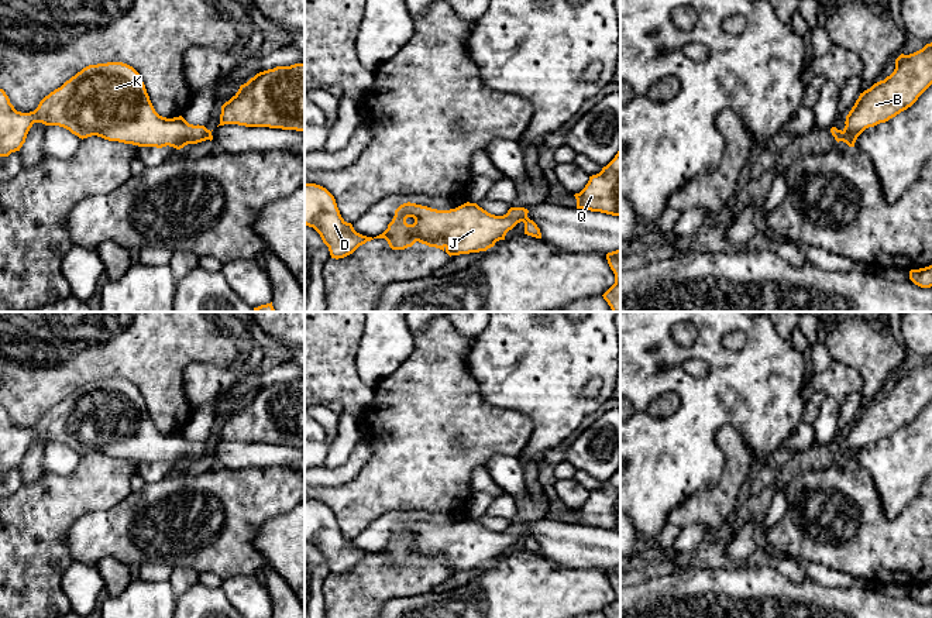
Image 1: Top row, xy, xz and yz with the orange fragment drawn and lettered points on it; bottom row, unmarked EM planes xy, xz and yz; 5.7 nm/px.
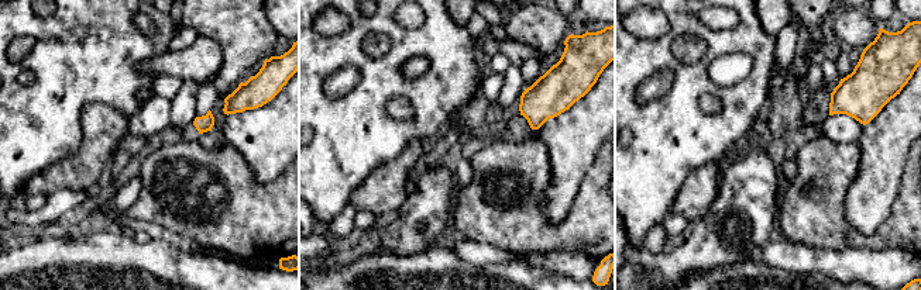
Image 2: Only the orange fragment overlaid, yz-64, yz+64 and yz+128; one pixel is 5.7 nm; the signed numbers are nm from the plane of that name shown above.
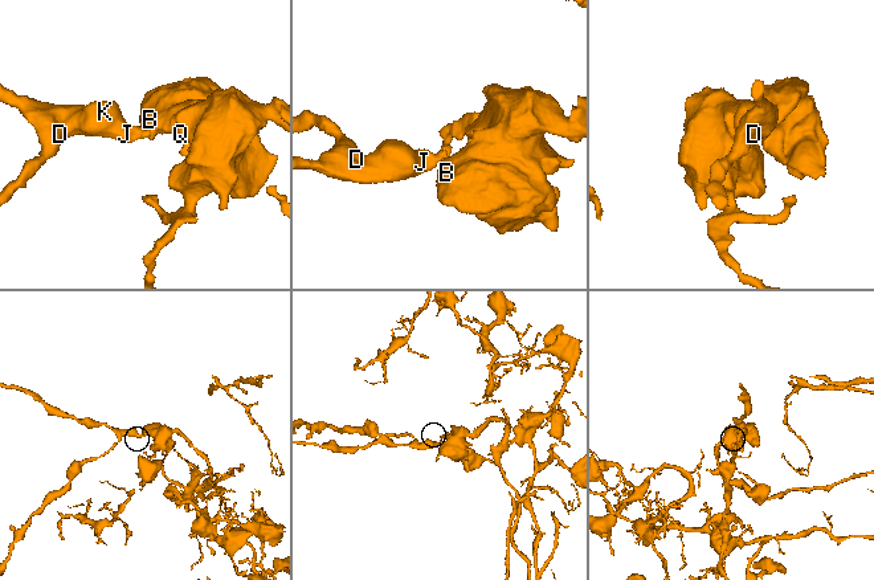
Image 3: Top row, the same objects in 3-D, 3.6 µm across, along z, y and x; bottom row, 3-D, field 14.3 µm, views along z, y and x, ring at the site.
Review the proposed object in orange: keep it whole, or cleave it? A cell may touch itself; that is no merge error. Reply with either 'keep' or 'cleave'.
cleave

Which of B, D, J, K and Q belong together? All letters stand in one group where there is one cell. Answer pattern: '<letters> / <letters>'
B Q / D J K

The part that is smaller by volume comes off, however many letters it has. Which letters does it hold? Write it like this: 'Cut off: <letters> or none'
Cut off: D, J, K

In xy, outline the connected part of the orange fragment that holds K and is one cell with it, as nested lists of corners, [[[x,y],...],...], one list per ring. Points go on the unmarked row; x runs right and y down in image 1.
[[[123,378],[83,384],[61,404],[45,412],[38,423],[30,429],[17,428],[6,408],[0,405],[0,473],[20,467],[34,439],[63,443],[82,456],[97,452],[109,457],[138,463],[162,464],[169,461],[180,466],[188,460],[197,460],[211,453],[211,447],[204,442],[189,440],[182,432],[173,435],[159,432],[140,389]]]

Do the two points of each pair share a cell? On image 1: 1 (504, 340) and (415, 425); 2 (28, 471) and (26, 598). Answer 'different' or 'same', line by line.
1: different
2: different

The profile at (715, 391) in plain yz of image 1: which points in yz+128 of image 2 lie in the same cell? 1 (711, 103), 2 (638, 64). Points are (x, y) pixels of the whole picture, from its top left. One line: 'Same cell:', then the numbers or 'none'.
Same cell: 2

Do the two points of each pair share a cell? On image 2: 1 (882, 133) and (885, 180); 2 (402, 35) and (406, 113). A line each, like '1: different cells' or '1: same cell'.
1: same cell
2: different cells

